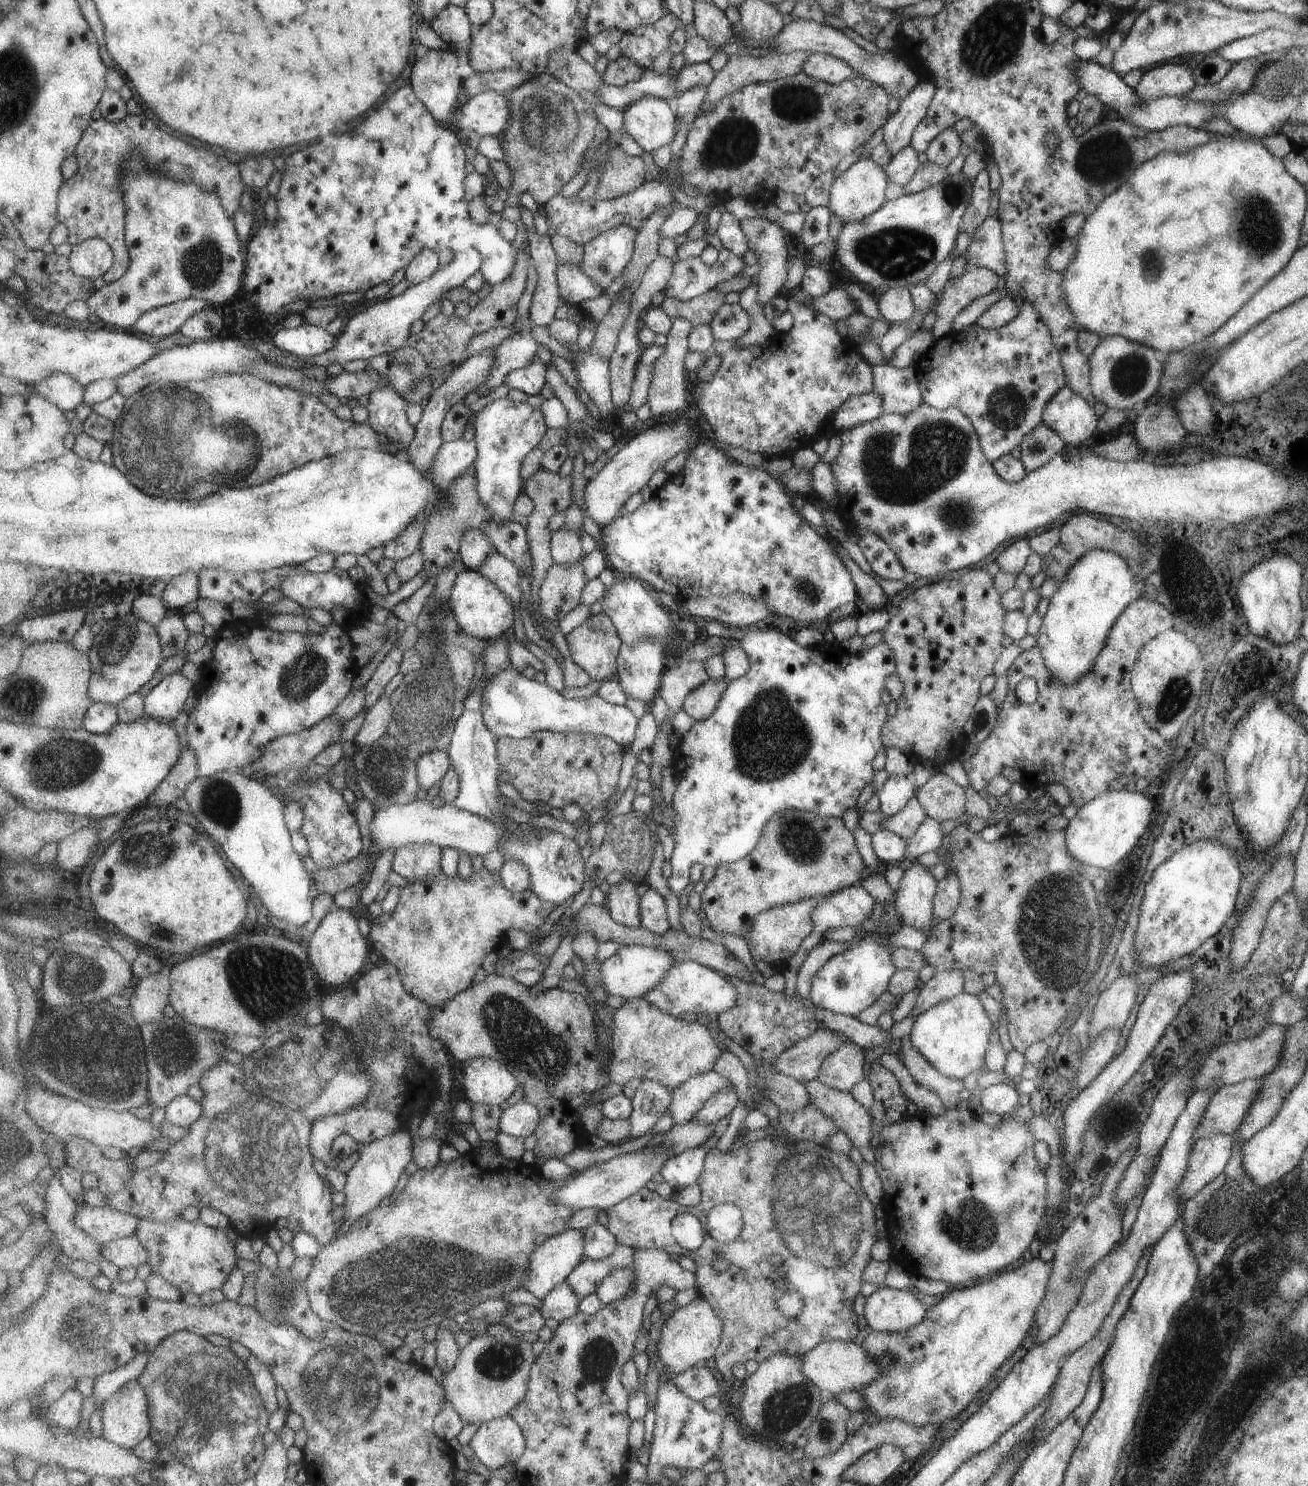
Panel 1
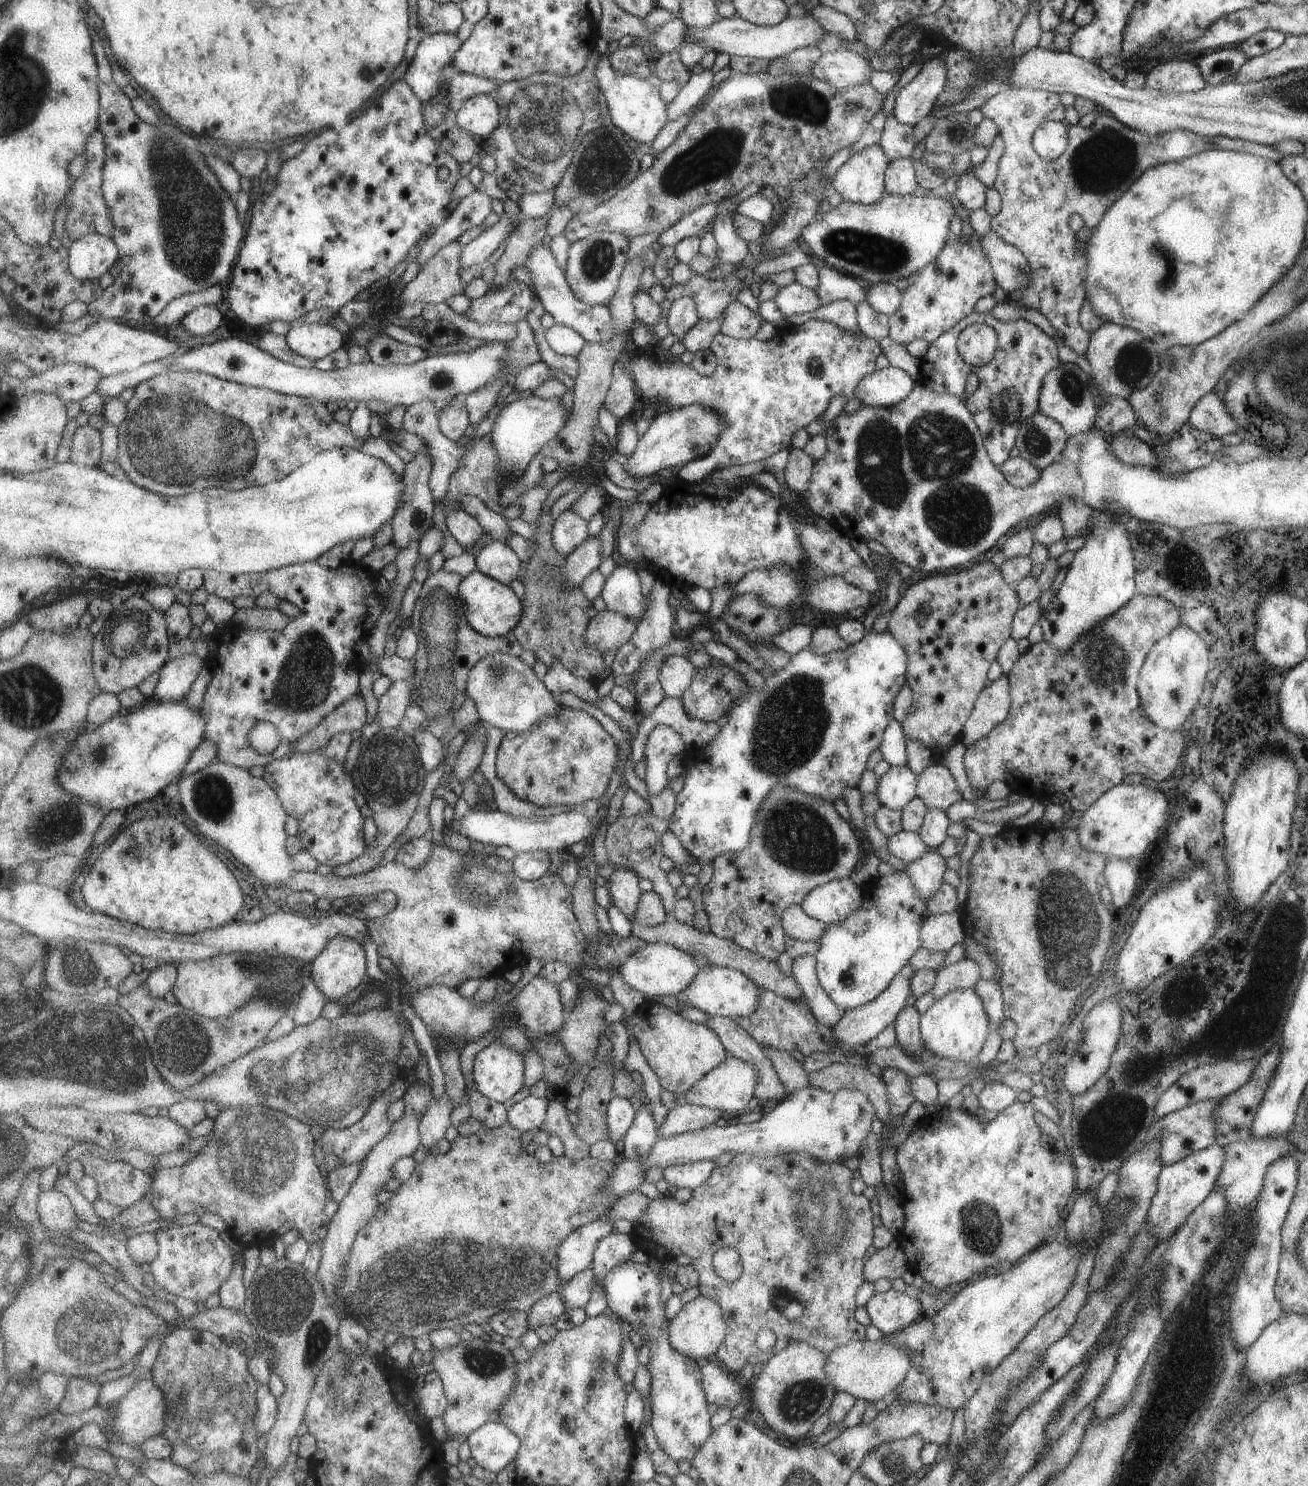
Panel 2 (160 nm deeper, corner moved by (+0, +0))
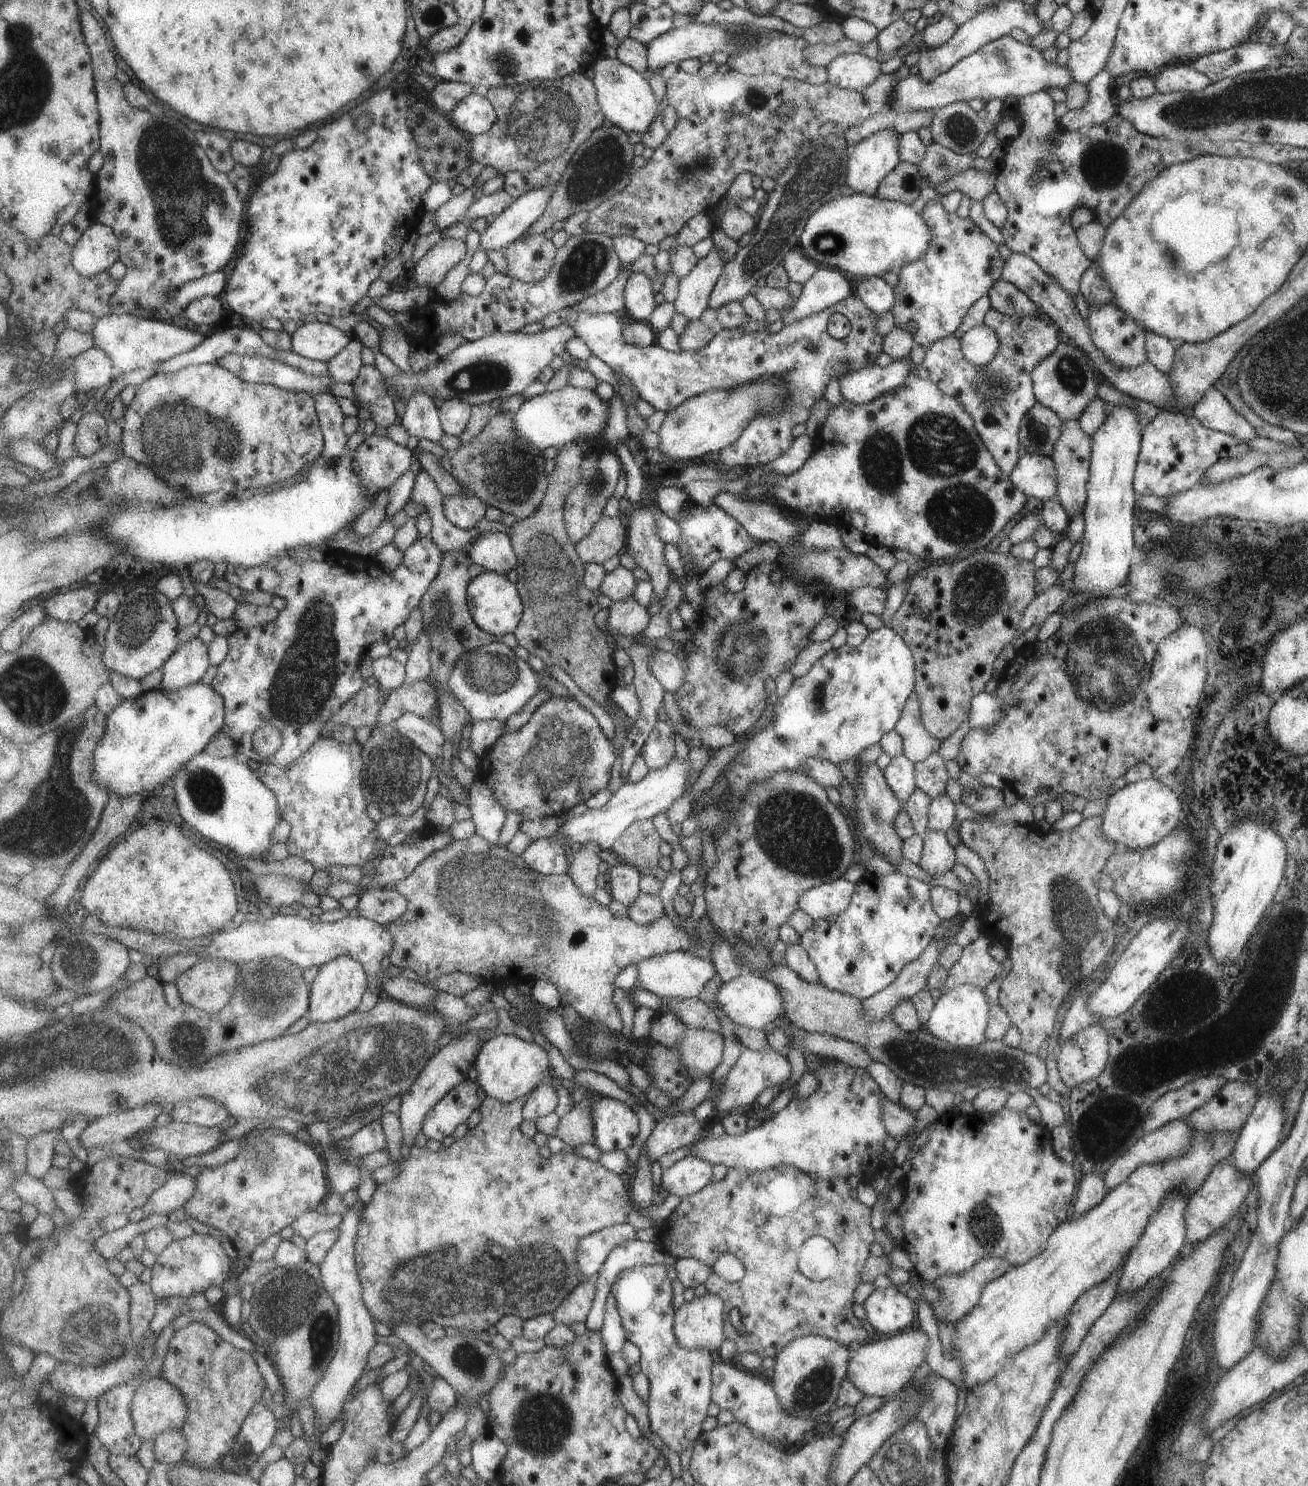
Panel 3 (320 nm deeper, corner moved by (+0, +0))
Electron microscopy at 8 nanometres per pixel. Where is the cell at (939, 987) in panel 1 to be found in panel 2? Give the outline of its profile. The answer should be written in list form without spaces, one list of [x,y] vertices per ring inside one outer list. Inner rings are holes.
[[[963,956],[936,971],[936,977],[929,992],[935,1000],[954,990],[971,989],[980,978],[977,963]]]

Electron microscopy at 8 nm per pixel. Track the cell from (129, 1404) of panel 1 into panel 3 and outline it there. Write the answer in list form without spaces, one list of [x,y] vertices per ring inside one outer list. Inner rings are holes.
[[[153,1377],[138,1385],[132,1404],[132,1415],[136,1422],[136,1431],[143,1440],[155,1440],[167,1429],[182,1429],[190,1413],[187,1399],[174,1384],[163,1377]]]

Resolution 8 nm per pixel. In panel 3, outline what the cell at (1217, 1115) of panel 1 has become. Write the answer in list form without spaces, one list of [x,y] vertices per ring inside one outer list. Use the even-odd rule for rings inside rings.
[[[1184,1118],[1166,1122],[1153,1132],[1135,1141],[1103,1174],[1110,1191],[1121,1184],[1129,1173],[1143,1163],[1161,1163],[1188,1153],[1194,1130],[1186,1126]]]

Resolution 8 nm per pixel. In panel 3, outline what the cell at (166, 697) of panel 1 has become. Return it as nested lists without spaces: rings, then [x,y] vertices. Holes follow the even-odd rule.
[[[195,637],[182,643],[163,666],[162,685],[168,692],[198,683],[209,670],[209,645]]]

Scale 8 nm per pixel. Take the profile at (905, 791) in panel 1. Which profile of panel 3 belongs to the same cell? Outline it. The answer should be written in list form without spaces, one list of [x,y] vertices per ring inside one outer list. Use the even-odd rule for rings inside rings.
[[[902,754],[891,757],[882,771],[886,783],[894,791],[895,796],[904,803],[907,797],[915,790],[914,764]]]

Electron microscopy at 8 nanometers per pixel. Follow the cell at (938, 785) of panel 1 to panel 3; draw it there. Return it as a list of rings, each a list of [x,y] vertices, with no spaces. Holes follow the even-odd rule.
[[[937,751],[914,764],[915,786],[930,795],[931,799],[946,792],[945,782],[948,778],[945,762]]]

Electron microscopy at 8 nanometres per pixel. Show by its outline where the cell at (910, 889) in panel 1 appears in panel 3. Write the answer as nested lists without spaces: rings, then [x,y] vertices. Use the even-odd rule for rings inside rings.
[[[927,830],[921,835],[922,838],[922,853],[918,862],[926,873],[941,874],[945,870],[949,870],[955,864],[953,860],[953,848],[947,844],[945,832]]]

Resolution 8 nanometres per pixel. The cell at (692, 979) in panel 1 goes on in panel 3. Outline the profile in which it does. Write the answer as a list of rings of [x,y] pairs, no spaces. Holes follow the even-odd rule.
[[[745,971],[738,977],[722,984],[714,994],[718,1011],[722,1010],[729,1018],[738,1025],[745,1025],[765,1031],[767,1025],[774,1023],[784,1014],[782,993],[779,987],[765,976],[750,971]]]

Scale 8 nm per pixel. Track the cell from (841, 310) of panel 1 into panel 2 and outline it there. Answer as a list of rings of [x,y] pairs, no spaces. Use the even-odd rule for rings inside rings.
[[[792,282],[778,288],[778,293],[772,298],[779,307],[779,312],[784,317],[791,314],[801,314],[811,312],[822,306],[813,289]]]

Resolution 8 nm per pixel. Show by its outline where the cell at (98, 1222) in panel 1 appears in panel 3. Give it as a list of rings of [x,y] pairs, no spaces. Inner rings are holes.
[[[183,1172],[172,1174],[170,1179],[158,1188],[143,1206],[144,1217],[153,1213],[171,1214],[186,1205],[196,1193],[196,1178]]]

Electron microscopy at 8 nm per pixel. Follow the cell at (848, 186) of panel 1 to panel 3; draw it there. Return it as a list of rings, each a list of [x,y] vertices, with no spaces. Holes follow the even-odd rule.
[[[881,129],[858,140],[850,150],[846,185],[855,193],[874,195],[879,181],[898,165],[898,134]]]

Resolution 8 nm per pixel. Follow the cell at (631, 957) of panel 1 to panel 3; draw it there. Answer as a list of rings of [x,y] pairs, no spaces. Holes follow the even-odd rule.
[[[691,950],[673,951],[645,959],[637,964],[637,973],[637,980],[642,987],[665,999],[697,997],[703,992],[707,982],[718,975],[711,959],[699,957]]]

